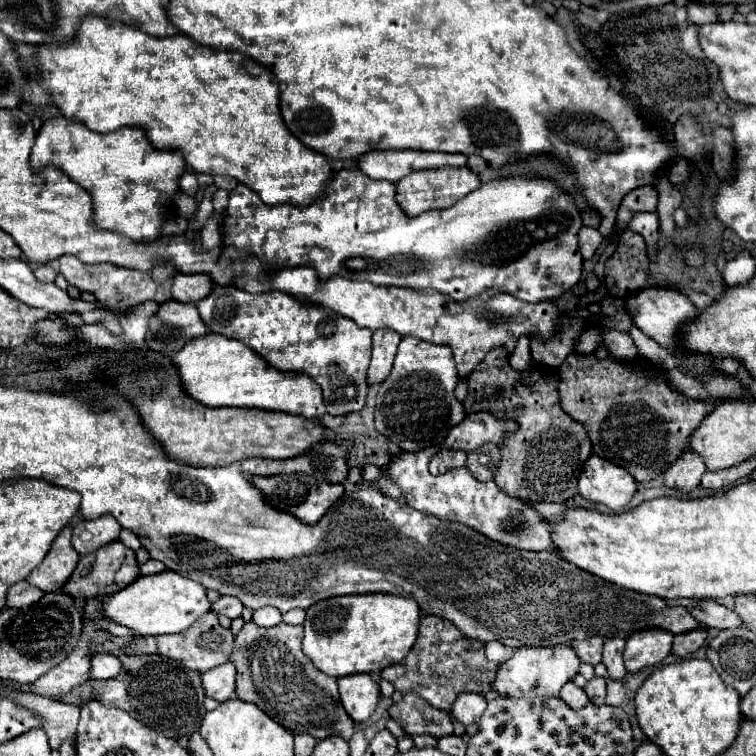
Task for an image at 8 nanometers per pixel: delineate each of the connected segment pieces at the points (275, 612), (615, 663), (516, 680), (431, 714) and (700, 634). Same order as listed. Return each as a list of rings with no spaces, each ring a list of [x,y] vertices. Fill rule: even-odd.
[[[264,606],[264,608],[260,608],[260,610],[254,610],[252,620],[254,620],[258,626],[276,626],[278,622],[282,622],[282,614],[280,614],[278,608]]]
[[[608,638],[604,642],[602,664],[608,668],[610,678],[622,678],[626,674],[626,668],[624,668],[624,662],[622,662],[624,644],[626,644],[626,640],[620,640],[620,638]]]
[[[550,646],[550,648],[518,648],[510,660],[500,664],[492,688],[502,696],[552,696],[570,682],[580,668],[580,658],[572,652],[570,646]]]
[[[406,694],[400,704],[394,704],[388,710],[388,714],[410,736],[432,734],[436,738],[442,738],[442,736],[452,734],[452,730],[454,730],[450,716],[444,710],[432,708],[428,702],[424,702],[416,694]]]
[[[696,628],[692,632],[684,632],[684,634],[678,634],[674,636],[674,646],[672,646],[672,654],[680,656],[680,658],[686,658],[690,654],[694,654],[708,638],[708,630],[704,628]]]

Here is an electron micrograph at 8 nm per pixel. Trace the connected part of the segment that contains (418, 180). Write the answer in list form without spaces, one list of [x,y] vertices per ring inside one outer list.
[[[468,166],[462,168],[436,168],[436,170],[420,170],[420,172],[412,172],[408,176],[404,176],[396,186],[398,186],[398,202],[402,206],[402,210],[408,216],[416,216],[426,212],[428,208],[448,208],[452,204],[456,204],[460,198],[464,198],[468,192],[476,190],[476,186],[480,186],[480,176],[470,170]]]

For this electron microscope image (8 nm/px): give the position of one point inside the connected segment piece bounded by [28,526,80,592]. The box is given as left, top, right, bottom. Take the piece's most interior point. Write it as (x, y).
(51, 575)

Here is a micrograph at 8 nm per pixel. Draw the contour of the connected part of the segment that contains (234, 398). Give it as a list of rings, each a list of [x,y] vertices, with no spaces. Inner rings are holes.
[[[206,334],[190,340],[174,354],[180,378],[188,394],[206,406],[254,406],[262,410],[278,410],[304,418],[322,418],[326,404],[320,386],[302,372],[280,372],[260,360],[252,348],[220,334]]]

